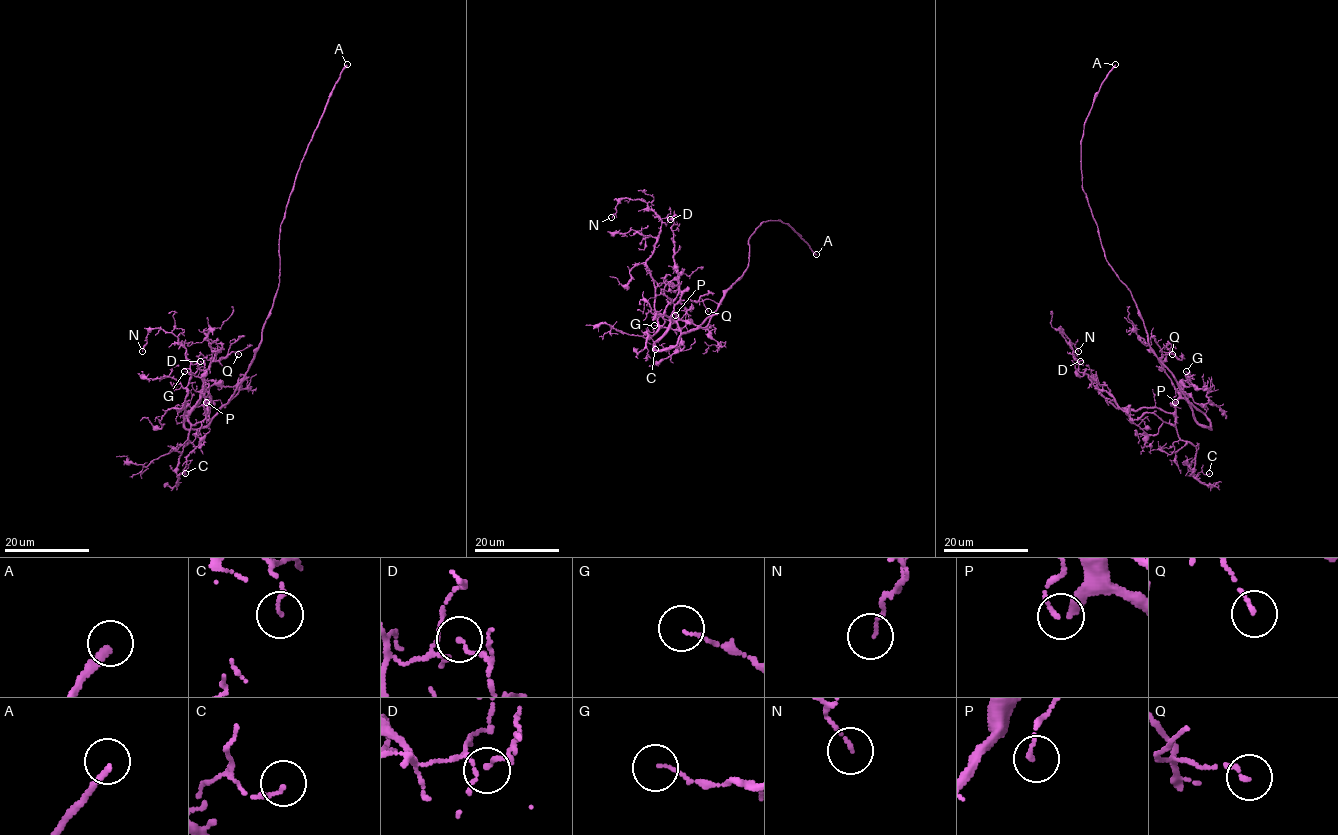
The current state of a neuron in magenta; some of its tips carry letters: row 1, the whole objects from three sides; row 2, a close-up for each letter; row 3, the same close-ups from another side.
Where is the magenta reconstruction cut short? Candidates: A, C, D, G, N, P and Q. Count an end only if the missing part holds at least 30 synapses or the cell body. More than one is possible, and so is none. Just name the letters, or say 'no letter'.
A

